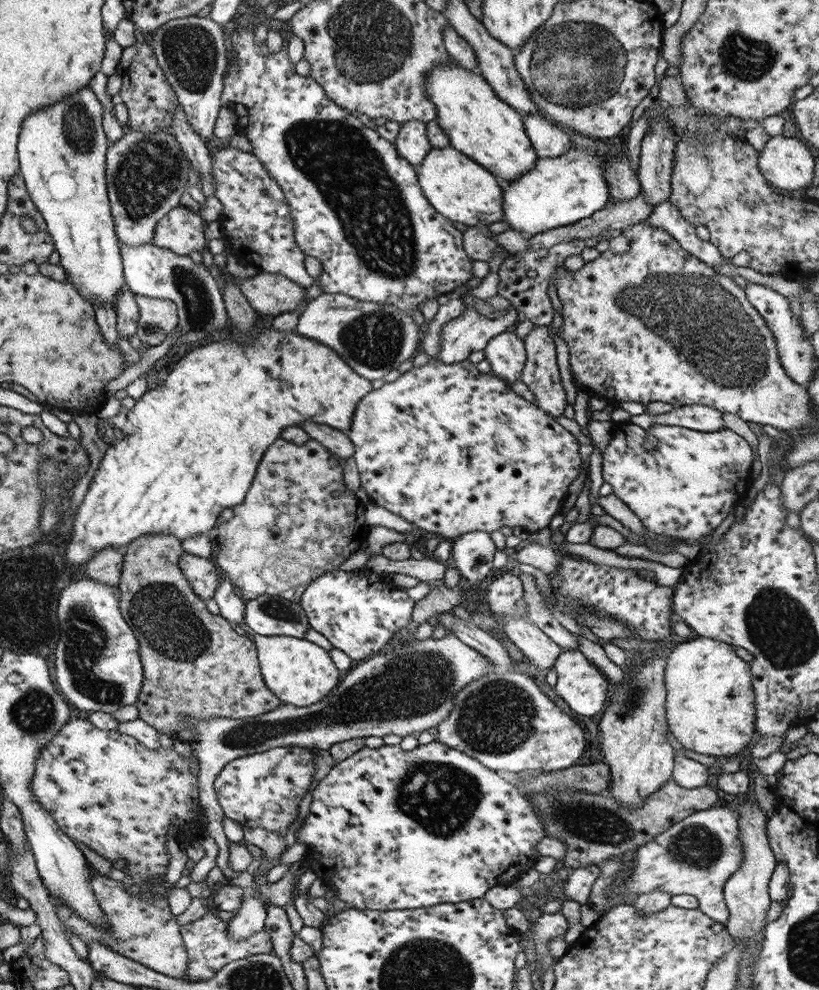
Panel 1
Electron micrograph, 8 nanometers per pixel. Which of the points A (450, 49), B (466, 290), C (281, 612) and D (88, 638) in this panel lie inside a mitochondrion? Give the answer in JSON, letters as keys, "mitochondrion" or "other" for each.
{"A":"other","B":"other","C":"mitochondrion","D":"mitochondrion"}

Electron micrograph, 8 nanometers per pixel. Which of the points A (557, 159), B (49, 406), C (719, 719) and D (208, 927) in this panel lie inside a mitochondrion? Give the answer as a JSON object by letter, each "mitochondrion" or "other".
{"A":"other","B":"other","C":"other","D":"other"}

